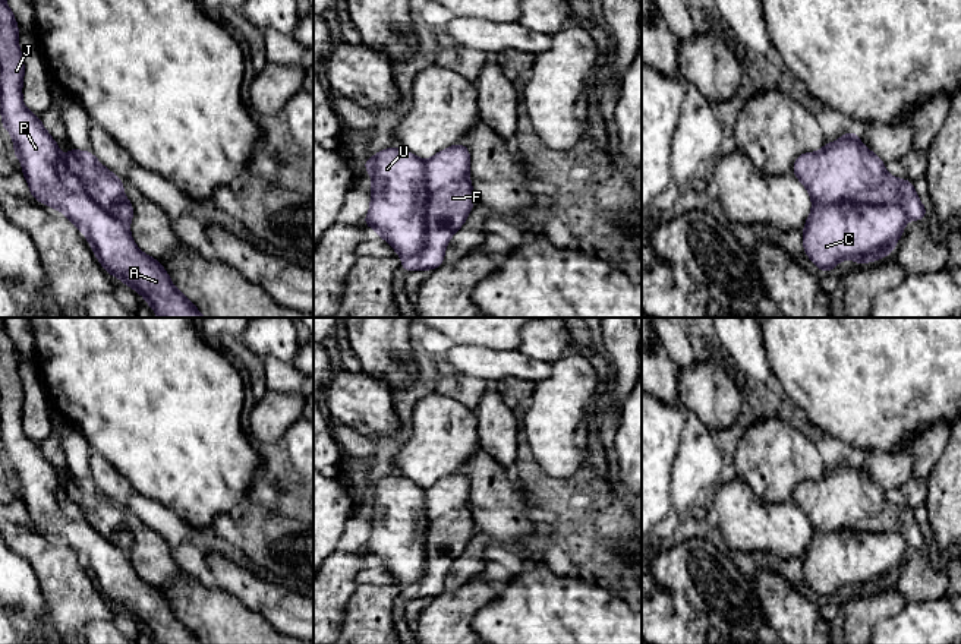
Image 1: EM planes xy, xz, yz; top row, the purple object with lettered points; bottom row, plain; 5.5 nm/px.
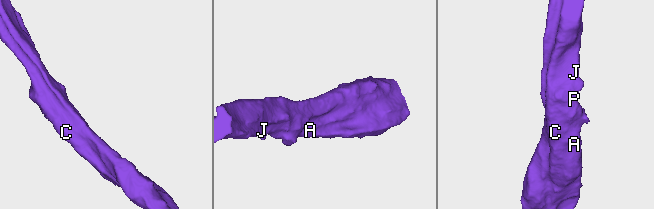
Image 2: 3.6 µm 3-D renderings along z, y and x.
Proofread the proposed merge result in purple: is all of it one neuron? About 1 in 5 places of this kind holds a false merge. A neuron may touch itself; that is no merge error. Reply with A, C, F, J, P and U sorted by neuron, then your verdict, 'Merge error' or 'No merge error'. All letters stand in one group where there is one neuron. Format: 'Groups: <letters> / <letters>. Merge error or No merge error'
Groups: A C F J P U. No merge error

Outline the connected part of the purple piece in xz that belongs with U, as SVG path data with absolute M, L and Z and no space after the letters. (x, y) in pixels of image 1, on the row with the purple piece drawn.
M456 143L423 161L401 148L387 148L363 162L372 176L371 209L363 224L387 240L398 256L403 258L404 271L437 269L444 263L444 252L451 236L461 228L476 201L469 176L470 154L463 143Z

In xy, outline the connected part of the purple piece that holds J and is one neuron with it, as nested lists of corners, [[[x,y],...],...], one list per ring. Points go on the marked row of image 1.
[[[0,0],[0,110],[1,127],[13,138],[16,155],[31,196],[53,209],[62,211],[86,237],[94,255],[110,275],[141,293],[158,318],[205,318],[173,284],[163,265],[142,253],[130,236],[133,206],[123,192],[123,181],[108,171],[91,151],[70,148],[62,160],[57,142],[44,129],[38,116],[22,102],[25,66],[18,44],[19,28],[6,0]]]

